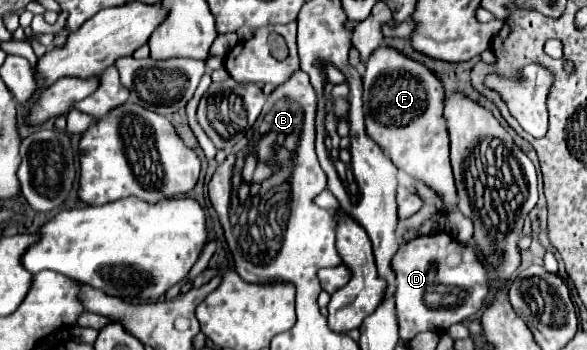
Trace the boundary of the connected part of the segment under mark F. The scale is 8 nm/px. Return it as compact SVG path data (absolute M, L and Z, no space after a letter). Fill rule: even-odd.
M378 47L368 61L364 63L364 73L362 73L362 85L364 85L364 119L366 119L366 133L370 139L374 139L392 159L392 163L404 171L406 175L424 181L426 185L432 185L444 201L448 201L446 213L452 213L456 209L456 189L454 189L454 177L452 177L452 167L450 167L450 139L448 139L448 129L444 121L444 85L438 79L438 75L428 69L426 65L406 57L394 47Z

